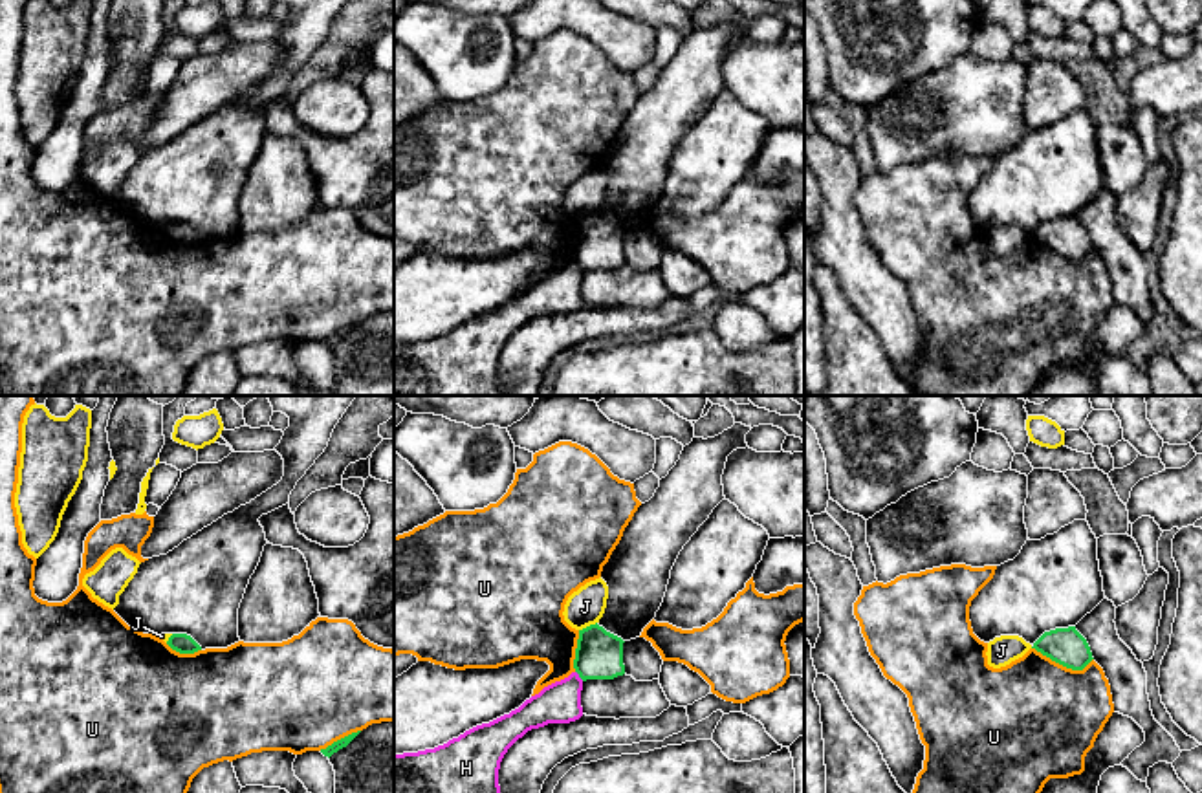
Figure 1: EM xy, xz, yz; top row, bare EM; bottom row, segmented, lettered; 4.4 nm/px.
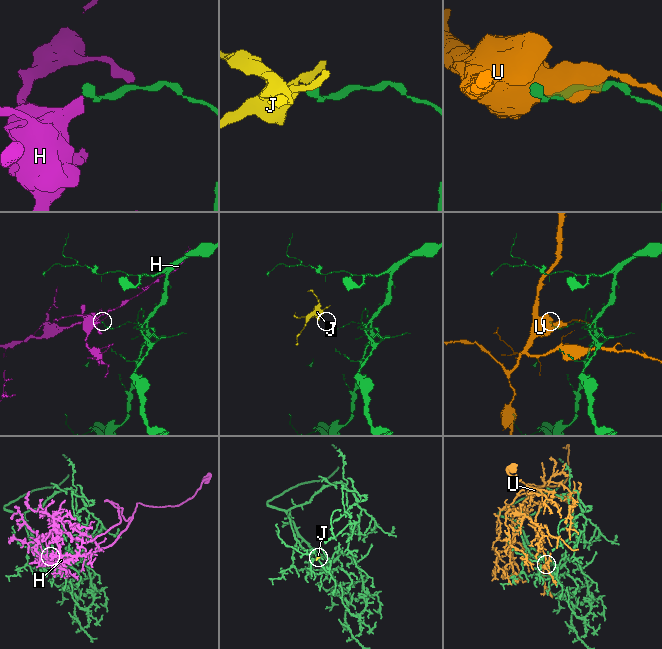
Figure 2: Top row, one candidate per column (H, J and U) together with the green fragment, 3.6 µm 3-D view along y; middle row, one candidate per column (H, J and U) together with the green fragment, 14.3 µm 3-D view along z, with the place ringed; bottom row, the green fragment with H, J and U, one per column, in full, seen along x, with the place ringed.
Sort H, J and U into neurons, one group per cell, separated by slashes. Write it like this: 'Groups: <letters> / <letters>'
Groups: H / J / U

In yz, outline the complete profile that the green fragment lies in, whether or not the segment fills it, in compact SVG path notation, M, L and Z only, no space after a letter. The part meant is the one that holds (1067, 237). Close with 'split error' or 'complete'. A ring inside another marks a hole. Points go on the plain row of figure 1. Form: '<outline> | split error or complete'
M1076 216L1044 222L1032 238L1072 260L1083 260L1094 249Z | complete

